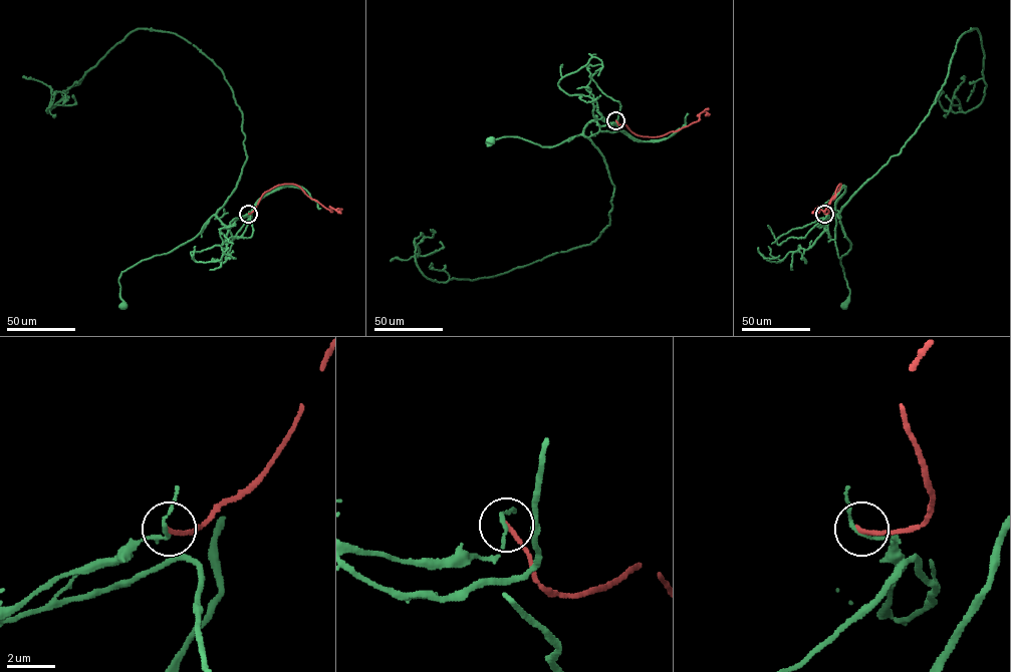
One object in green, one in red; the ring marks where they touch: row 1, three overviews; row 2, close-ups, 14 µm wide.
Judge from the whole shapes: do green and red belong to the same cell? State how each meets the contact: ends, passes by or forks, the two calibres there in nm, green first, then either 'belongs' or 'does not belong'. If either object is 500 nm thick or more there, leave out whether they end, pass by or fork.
green passes by; red ends there; 130 nm thick on the green side, 200 nm on the other; does not belong

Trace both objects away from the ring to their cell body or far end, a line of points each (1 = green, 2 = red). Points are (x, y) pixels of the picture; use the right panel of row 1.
1: (824, 214), (823, 226), (837, 215), (850, 243), (850, 249), (840, 258), (849, 292), (844, 305)
2: (824, 214), (828, 213), (827, 204), (840, 184), (824, 211), (815, 209), (818, 213)

